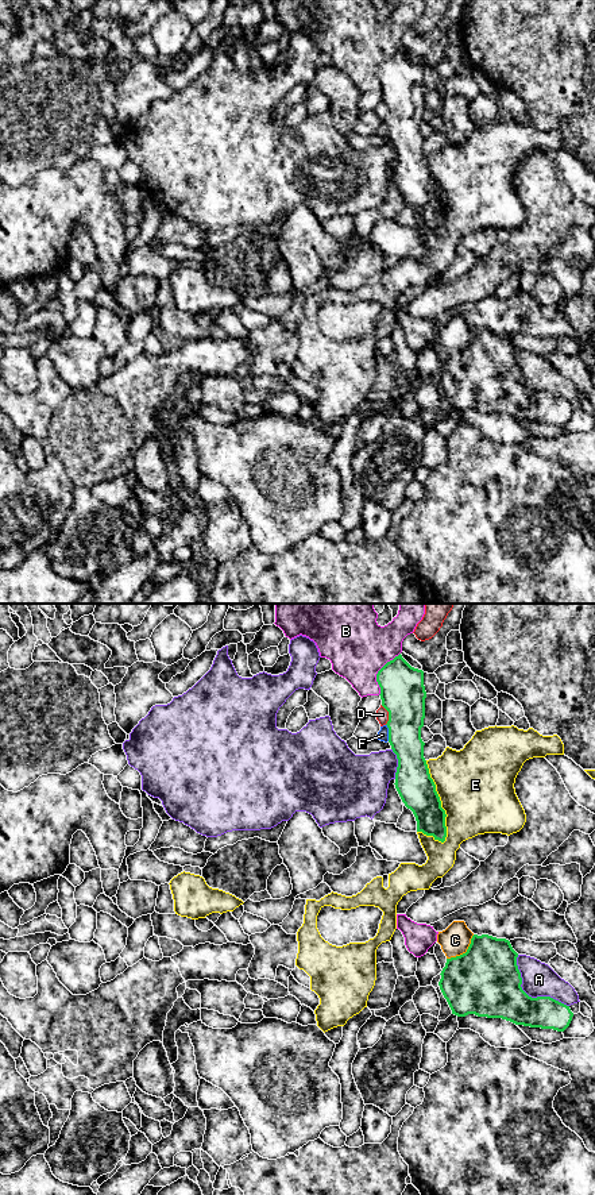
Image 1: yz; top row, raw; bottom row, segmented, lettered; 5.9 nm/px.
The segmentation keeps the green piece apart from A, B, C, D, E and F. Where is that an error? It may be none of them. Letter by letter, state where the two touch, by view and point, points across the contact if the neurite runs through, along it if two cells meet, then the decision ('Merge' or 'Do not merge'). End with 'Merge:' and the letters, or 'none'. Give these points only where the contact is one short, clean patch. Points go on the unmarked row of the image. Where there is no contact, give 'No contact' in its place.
A: Touches green at yz (528, 390). Do not merge
B: Touches green at yz (378, 68). Do not merge
C: Touches green at yz (466, 347). Do not merge
D: Touches green at yz (389, 110). Do not merge
E: Touches green at yz (440, 197). Do not merge
F: Touches green at yz (389, 127). Do not merge
Merge: none

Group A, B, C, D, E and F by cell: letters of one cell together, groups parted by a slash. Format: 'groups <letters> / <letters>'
groups A / B / C / D F / E

